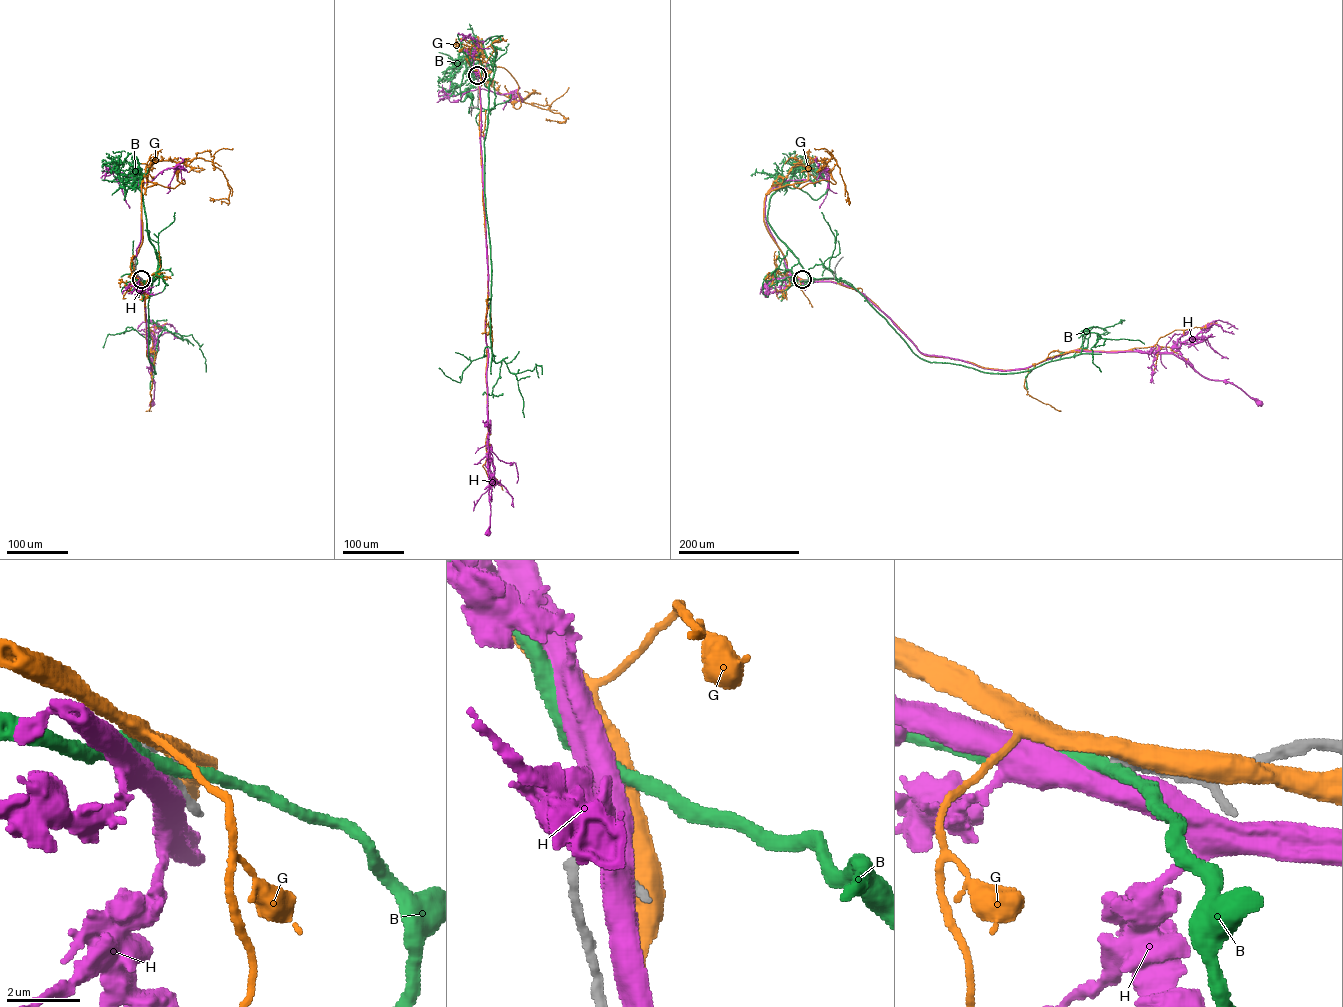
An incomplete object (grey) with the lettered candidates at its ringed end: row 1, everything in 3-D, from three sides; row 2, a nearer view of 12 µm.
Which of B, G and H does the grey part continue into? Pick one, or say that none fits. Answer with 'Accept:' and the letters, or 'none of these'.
Accept: none of these

